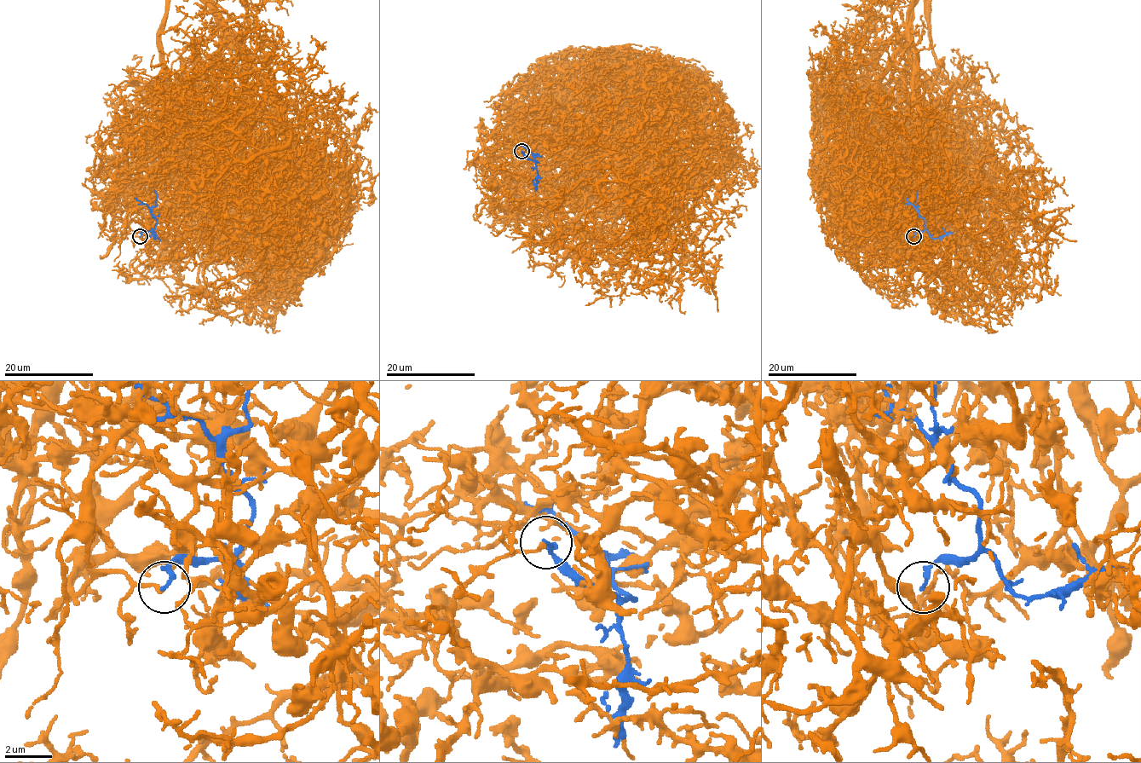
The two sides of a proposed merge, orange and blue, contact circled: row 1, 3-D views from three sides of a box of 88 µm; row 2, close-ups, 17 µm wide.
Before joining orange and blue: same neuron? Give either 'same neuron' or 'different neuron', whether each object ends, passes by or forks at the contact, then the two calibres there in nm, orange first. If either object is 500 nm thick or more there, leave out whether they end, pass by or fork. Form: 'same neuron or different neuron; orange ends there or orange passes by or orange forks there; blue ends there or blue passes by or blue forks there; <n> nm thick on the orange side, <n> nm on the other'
different neuron; orange ends there; blue ends there; 160 nm thick on the orange side, 200 nm on the other

